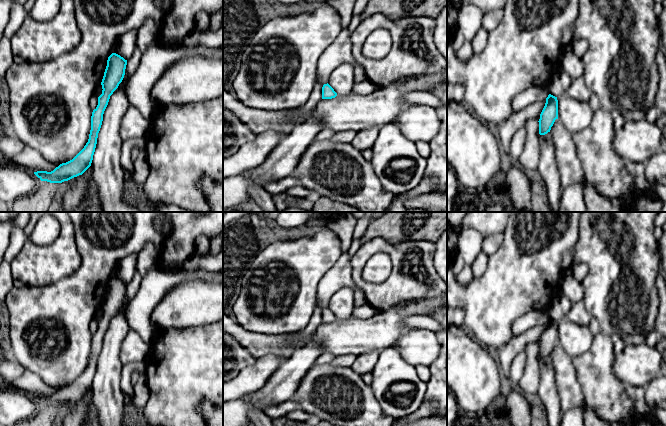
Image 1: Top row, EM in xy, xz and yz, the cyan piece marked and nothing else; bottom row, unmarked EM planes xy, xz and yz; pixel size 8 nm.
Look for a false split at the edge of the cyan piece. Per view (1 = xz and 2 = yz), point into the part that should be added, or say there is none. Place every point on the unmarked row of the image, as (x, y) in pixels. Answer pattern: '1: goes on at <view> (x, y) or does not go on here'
1: does not go on here
2: does not go on here

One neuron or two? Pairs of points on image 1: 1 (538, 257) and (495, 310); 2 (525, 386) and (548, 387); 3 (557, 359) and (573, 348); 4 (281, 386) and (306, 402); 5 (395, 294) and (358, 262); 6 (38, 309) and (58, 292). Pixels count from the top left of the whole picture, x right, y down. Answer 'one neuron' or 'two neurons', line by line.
1: one neuron
2: two neurons
3: two neurons
4: two neurons
5: one neuron
6: one neuron

